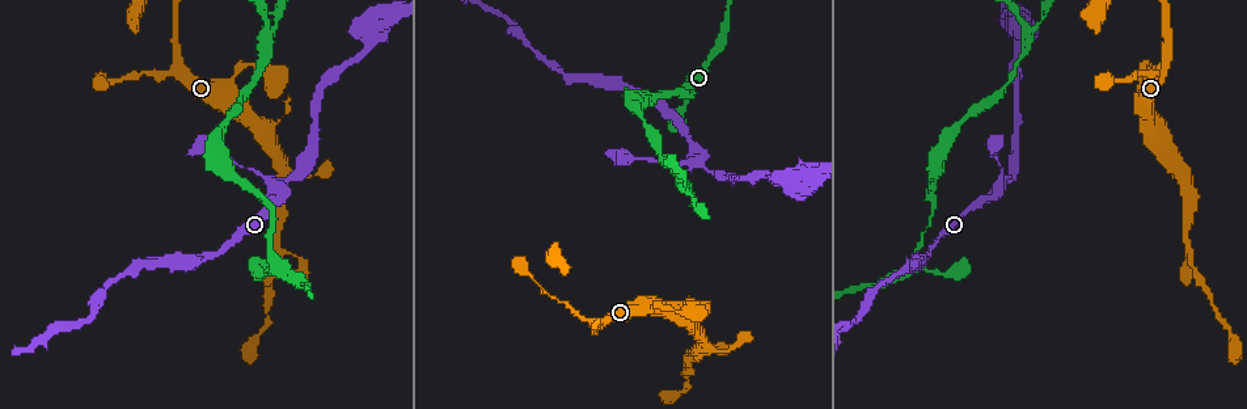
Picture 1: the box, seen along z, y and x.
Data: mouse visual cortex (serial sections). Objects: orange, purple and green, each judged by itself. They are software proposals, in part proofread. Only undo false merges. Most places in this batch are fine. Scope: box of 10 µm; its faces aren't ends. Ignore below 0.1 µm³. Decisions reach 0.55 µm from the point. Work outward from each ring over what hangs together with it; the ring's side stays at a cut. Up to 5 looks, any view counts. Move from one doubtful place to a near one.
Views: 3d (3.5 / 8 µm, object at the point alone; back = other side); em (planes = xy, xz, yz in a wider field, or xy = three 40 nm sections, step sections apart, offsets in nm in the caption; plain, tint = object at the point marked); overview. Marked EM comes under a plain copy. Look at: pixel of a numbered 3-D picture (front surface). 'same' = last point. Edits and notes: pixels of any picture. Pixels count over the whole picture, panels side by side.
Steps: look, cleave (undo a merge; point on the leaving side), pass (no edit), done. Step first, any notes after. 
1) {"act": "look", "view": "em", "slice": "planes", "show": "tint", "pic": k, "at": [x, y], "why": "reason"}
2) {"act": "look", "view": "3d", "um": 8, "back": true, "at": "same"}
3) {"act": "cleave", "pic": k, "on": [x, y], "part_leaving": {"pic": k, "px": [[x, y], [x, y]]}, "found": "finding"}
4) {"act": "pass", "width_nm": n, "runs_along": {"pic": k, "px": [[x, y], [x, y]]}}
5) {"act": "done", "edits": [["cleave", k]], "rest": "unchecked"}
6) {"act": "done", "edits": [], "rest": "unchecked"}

{"act": "look", "view": "3d", "um": 3.5, "pic": 1, "at": [281, 194], "why": "sharp bend"}

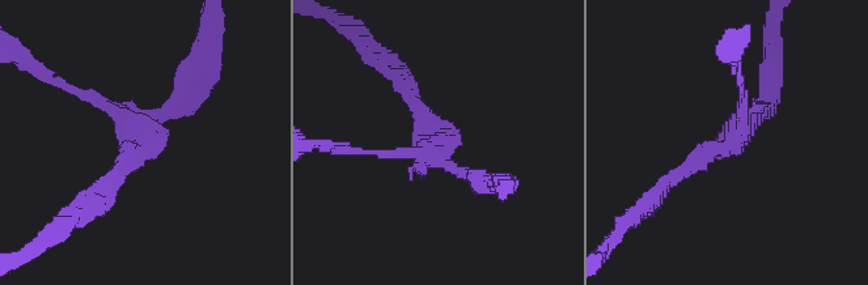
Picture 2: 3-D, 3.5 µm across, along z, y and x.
{"act": "look", "view": "em", "slice": "xy", "step": 5, "show": "tint", "pic": 2, "at": [141, 144]}

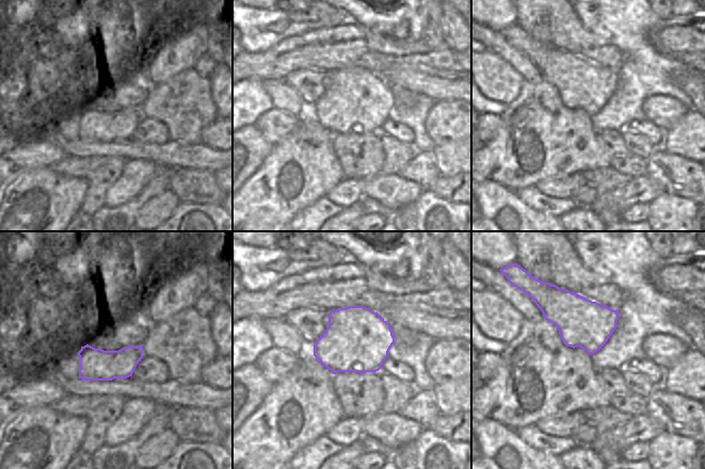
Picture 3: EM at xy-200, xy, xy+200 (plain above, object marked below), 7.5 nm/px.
{"act": "pass", "runs_along": {"pic": 2, "px": [[663, 191], [727, 147], [770, 94]]}, "found": "continuous, no second cell"}

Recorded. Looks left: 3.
{"act": "look", "view": "3d", "um": 3.5, "pic": 1, "at": [1146, 66], "why": "sharp bend"}

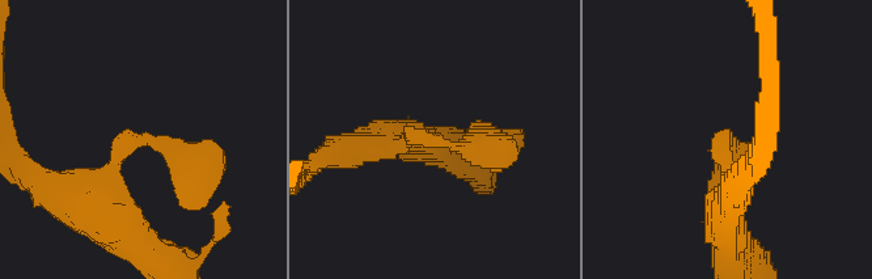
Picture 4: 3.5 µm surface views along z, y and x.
{"act": "look", "view": "em", "slice": "xy", "step": 3, "show": "tint", "pic": 4, "at": [153, 141]}

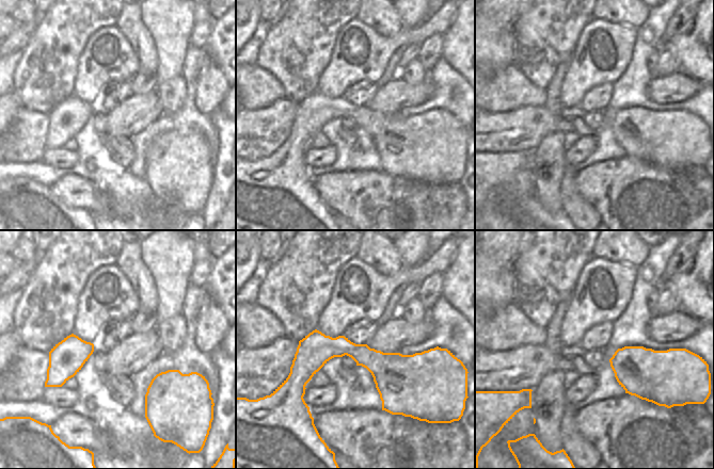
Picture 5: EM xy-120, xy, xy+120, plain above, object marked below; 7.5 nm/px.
{"act": "look", "view": "em", "slice": "xy", "step": 2, "show": "tint", "at": "same"}

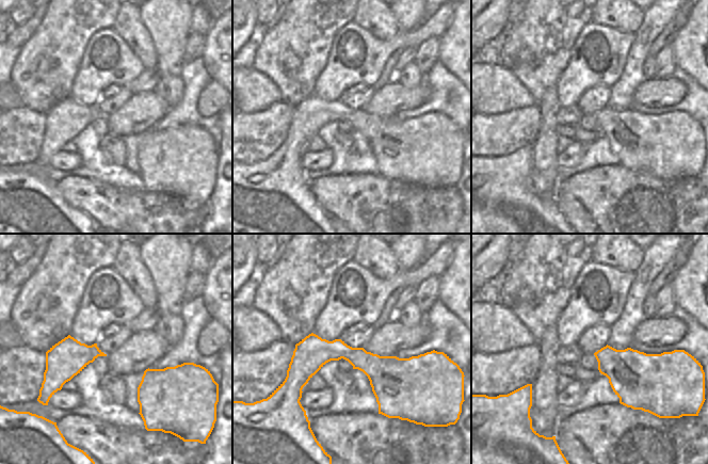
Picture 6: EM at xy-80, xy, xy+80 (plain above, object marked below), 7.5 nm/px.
{"act": "pass", "width_nm": 220, "runs_along": {"pic": 6, "px": [[422, 362], [319, 352], [288, 382]]}, "found": "all the same cell"}

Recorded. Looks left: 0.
{"act": "done", "edits": [], "rest": "unchecked"}

